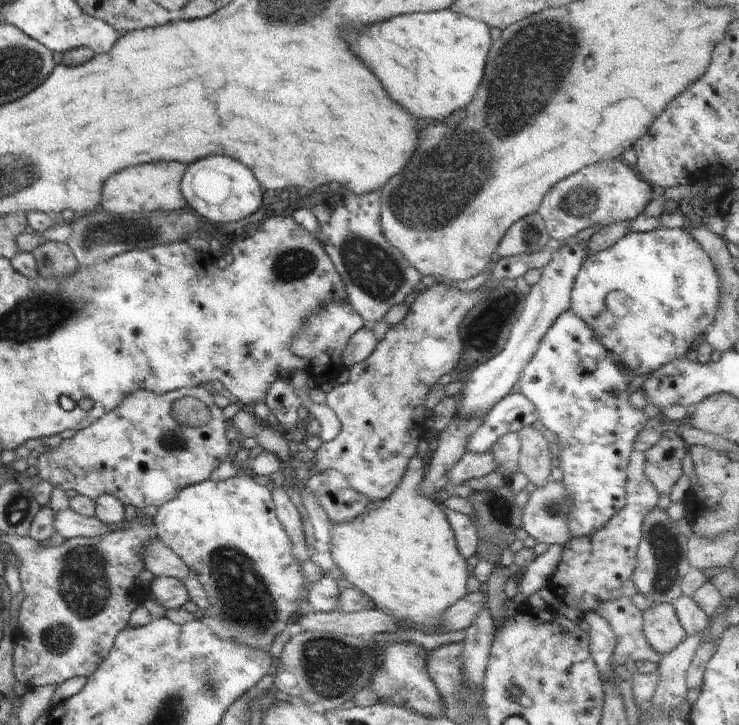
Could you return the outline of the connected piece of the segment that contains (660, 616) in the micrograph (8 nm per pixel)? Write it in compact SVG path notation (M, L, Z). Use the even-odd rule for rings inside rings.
M658 603L642 611L647 643L661 655L672 652L687 637L671 603Z

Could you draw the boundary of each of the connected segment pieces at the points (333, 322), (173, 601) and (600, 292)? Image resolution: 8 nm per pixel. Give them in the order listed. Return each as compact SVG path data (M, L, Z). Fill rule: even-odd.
M345 301L344 305L339 305L338 303L327 303L317 315L314 315L307 321L303 327L304 331L295 339L293 344L293 351L301 357L311 360L311 368L307 371L308 374L312 374L314 378L318 381L318 386L321 382L326 382L336 378L336 375L344 370L345 366L341 361L341 352L346 346L348 339L361 327L366 326L365 320L357 313L351 309L348 302Z
M165 576L155 577L145 594L146 596L152 595L157 603L166 610L180 608L189 598L180 579Z
M653 229L641 233L628 233L624 235L617 243L614 243L609 249L587 256L576 275L574 286L571 290L570 309L575 312L580 319L585 322L588 328L591 328L596 338L602 343L602 346L620 356L619 364L625 370L631 379L640 374L650 374L662 368L665 364L676 359L681 359L689 355L689 349L701 340L714 322L717 314L717 306L721 299L722 284L719 281L717 270L713 260L709 260L709 254L703 249L703 246L694 239L687 229Z

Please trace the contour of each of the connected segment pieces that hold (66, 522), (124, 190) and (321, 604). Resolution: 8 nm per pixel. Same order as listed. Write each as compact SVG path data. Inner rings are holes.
M72 509L64 512L54 512L55 521L53 527L56 534L62 539L71 539L72 537L101 537L108 532L107 524L94 517L85 517Z
M163 162L162 164L141 164L138 168L122 170L104 184L100 208L116 215L134 215L142 210L182 210L187 202L181 191L181 180L186 164Z
M324 575L322 580L318 580L318 582L311 583L307 596L308 608L312 612L338 611L342 587L342 584L328 575Z

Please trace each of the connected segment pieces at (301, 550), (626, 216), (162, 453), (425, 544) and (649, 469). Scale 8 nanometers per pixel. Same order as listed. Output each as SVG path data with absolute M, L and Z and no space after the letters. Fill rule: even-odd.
M276 485L271 489L271 497L275 504L275 511L280 524L285 528L286 534L293 544L293 553L299 558L301 564L309 559L309 550L303 535L303 520L295 505L295 498L291 497L285 485Z
M608 160L600 166L584 168L578 174L558 182L550 192L546 192L537 213L544 219L549 235L562 242L596 224L605 227L634 220L650 200L658 196L657 193L632 166L623 160Z
M199 386L176 389L161 395L142 389L135 390L127 394L114 410L107 412L86 428L76 431L72 438L62 439L54 450L42 453L32 462L32 470L60 490L74 490L79 495L91 499L108 493L114 495L125 507L131 504L140 510L158 508L177 497L183 488L210 479L220 464L230 459L233 449L230 447L232 443L226 437L228 419L224 417L222 409L214 403L213 395ZM184 396L200 398L208 406L208 410L212 412L212 420L206 426L180 426L172 418L173 406L176 406L174 402Z
M417 454L410 459L400 484L390 496L378 501L376 508L347 521L336 524L331 522L327 549L335 564L342 570L348 585L354 585L367 594L377 608L390 611L403 626L434 633L441 632L437 630L437 624L442 612L466 595L471 563L458 552L457 540L443 511L441 500L429 499L423 495L421 484L425 475L422 460Z
M664 431L658 438L658 442L643 452L645 456L646 476L654 483L659 494L670 493L674 483L683 475L682 458L686 456L686 443L682 440L679 433L673 431Z

